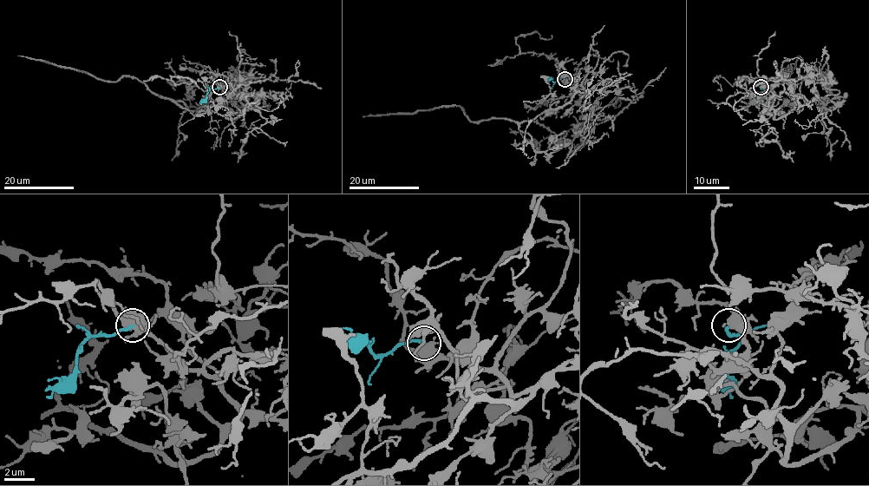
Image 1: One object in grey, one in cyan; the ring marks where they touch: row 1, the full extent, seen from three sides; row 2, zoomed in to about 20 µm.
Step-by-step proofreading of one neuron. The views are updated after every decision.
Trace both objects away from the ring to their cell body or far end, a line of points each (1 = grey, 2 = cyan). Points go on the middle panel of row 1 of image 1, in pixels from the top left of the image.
1: (565, 79), (589, 90), (519, 125), (536, 151), (567, 146), (581, 131), (592, 112), (584, 75), (574, 93)
2: (565, 79), (555, 82), (544, 80)

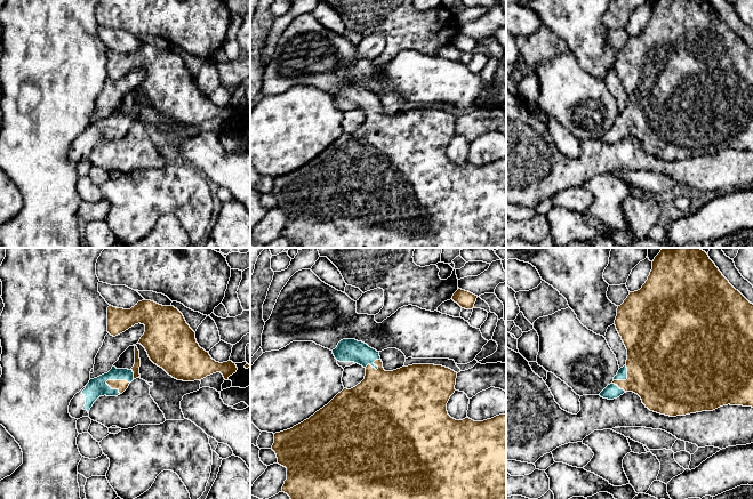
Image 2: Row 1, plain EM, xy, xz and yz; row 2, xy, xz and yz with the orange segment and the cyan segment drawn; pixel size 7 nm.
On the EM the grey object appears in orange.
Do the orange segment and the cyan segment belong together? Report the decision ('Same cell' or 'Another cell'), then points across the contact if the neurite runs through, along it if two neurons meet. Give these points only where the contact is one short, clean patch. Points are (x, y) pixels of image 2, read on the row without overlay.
Same cell. Path across: xy (121, 129), (117, 125), (107, 125), (96, 131)

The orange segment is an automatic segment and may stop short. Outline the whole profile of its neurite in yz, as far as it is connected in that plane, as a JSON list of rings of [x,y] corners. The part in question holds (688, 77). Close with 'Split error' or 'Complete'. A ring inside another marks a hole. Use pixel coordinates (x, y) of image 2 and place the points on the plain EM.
[[[656,0],[650,19],[642,32],[630,37],[618,50],[615,70],[627,94],[627,104],[614,121],[614,126],[599,138],[601,142],[614,144],[626,136],[633,136],[650,155],[670,161],[713,155],[728,148],[753,152],[753,48],[729,27],[708,0]]]. Split error

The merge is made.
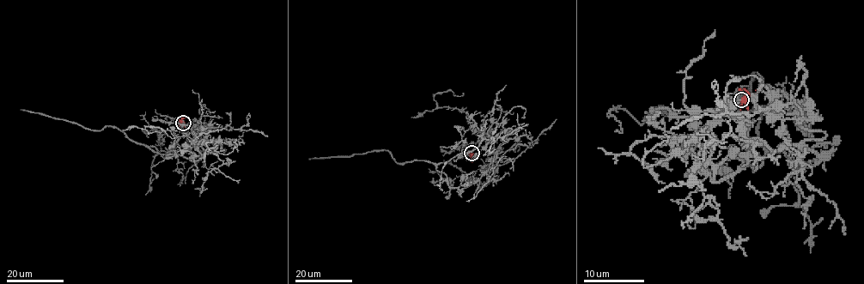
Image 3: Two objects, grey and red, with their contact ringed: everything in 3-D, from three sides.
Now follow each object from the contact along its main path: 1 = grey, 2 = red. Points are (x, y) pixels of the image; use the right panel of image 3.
1: (742, 99), (716, 110), (714, 181), (769, 153), (819, 160), (683, 102), (714, 29)
2: (742, 99), (752, 96), (760, 84)

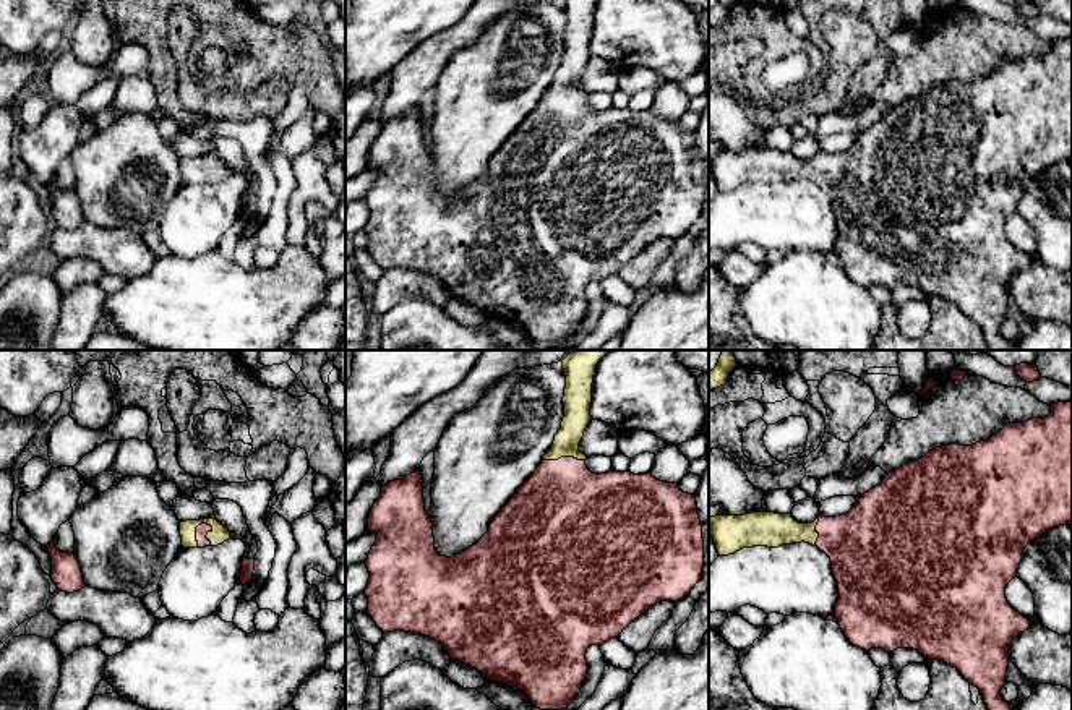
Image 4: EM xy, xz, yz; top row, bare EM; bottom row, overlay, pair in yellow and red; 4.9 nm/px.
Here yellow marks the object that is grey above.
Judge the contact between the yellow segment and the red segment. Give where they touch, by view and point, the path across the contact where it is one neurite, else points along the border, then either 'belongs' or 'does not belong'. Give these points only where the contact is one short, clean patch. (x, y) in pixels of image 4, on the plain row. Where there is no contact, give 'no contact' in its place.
contact xy (195, 169); way xy (219, 171), (206, 161), (195, 169), (201, 167); belongs

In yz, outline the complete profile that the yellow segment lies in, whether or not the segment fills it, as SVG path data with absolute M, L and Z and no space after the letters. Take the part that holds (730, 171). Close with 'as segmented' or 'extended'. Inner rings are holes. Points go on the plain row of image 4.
M1072 39L1053 41L1048 53L1009 60L989 76L971 83L936 84L885 112L847 151L837 154L819 152L811 160L775 149L709 154L718 193L743 185L778 185L801 178L817 183L830 195L838 224L834 251L851 282L889 290L913 285L928 297L944 298L980 326L991 350L1012 350L1009 339L1001 334L1010 300L1009 285L1030 264L1030 258L1009 242L1006 224L1017 214L1025 183L1066 160L1072 160Z; extended

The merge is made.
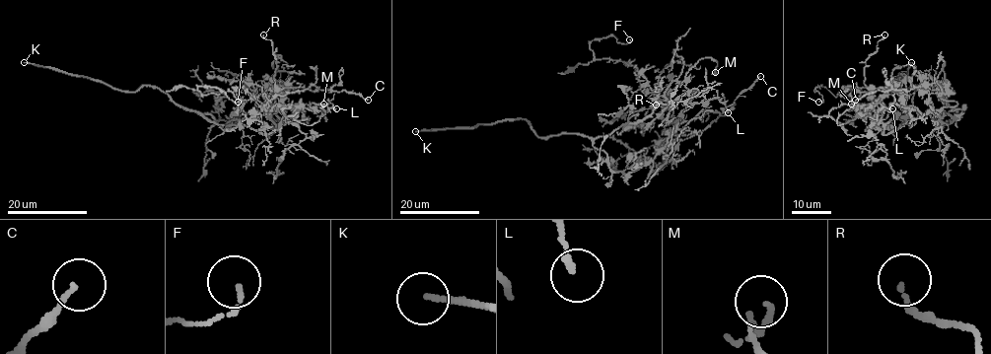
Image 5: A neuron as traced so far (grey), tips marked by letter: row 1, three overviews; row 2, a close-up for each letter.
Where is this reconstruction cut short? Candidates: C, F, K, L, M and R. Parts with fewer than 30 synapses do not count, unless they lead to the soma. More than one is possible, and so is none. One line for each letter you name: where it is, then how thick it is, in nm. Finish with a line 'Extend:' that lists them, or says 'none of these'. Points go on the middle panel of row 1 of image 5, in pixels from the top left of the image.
K: place (415, 131); calibre 140 nm
Extend: K

